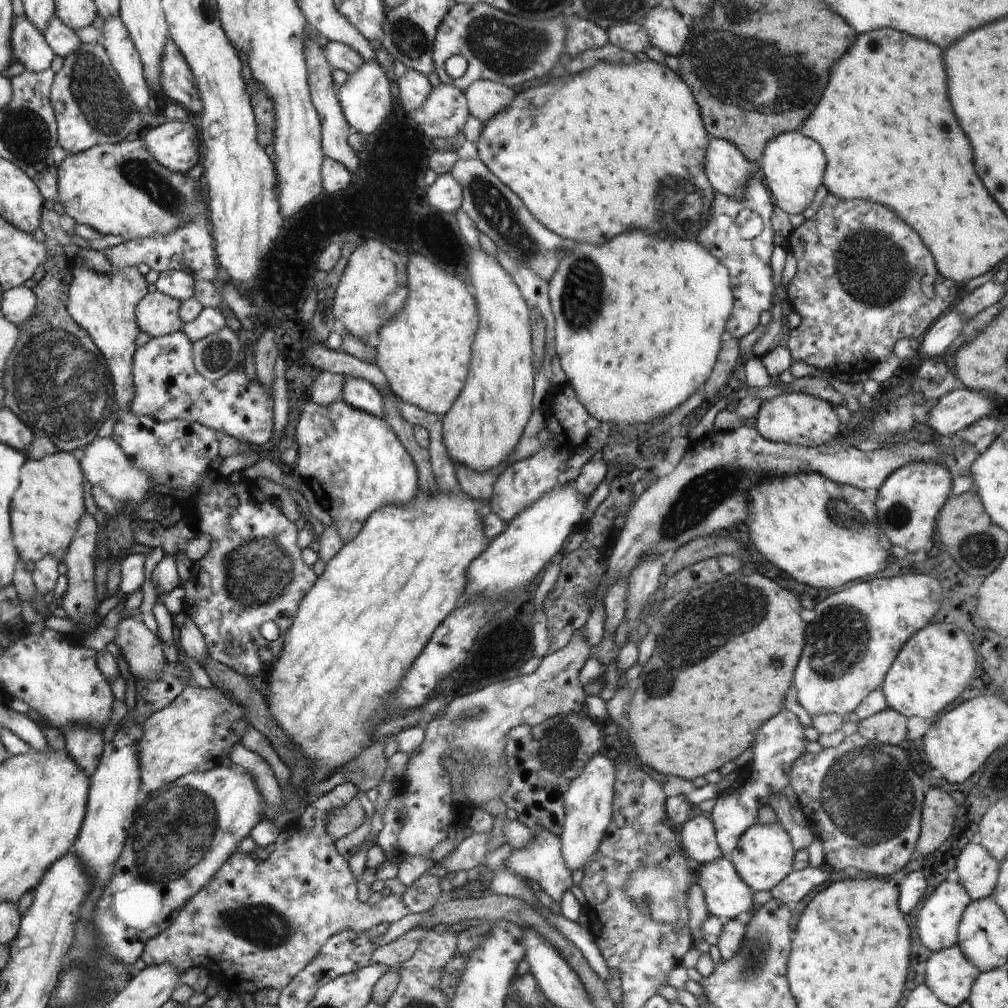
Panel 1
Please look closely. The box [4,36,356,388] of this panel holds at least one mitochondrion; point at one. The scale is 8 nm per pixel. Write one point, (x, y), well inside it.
(92, 85)

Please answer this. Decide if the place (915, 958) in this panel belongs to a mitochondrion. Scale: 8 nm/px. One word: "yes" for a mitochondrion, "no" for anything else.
no

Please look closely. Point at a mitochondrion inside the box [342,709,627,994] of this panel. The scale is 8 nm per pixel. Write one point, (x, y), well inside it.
(561, 742)

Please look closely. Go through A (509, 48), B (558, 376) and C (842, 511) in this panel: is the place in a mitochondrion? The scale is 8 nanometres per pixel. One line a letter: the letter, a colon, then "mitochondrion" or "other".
A: mitochondrion
B: other
C: mitochondrion

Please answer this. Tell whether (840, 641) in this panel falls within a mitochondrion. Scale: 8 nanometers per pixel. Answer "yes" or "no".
yes

